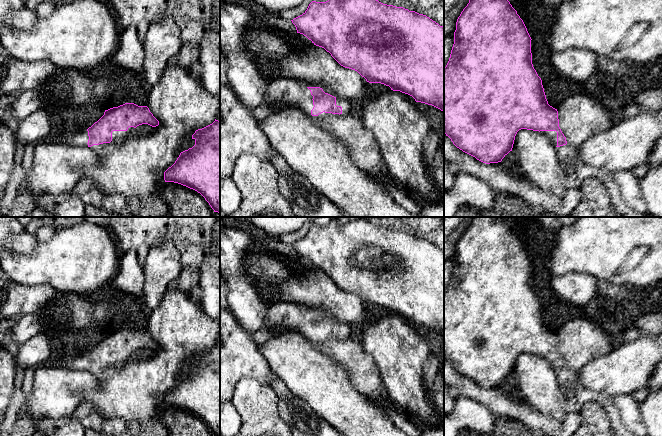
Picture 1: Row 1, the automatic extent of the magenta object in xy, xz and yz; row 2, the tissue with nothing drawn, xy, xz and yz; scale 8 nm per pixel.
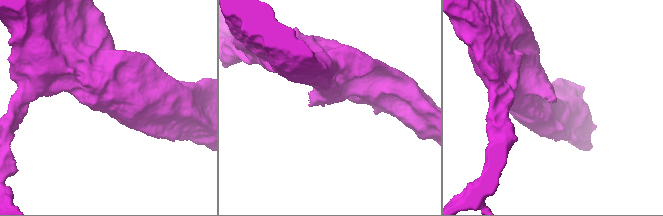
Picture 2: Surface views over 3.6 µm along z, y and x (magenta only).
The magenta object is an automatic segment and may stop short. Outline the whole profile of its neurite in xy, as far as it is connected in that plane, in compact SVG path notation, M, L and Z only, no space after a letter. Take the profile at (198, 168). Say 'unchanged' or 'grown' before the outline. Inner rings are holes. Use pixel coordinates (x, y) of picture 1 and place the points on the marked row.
unchanged; M216 120L195 131L195 145L180 153L175 163L164 172L165 182L174 182L200 193L214 212L220 213L220 121Z

